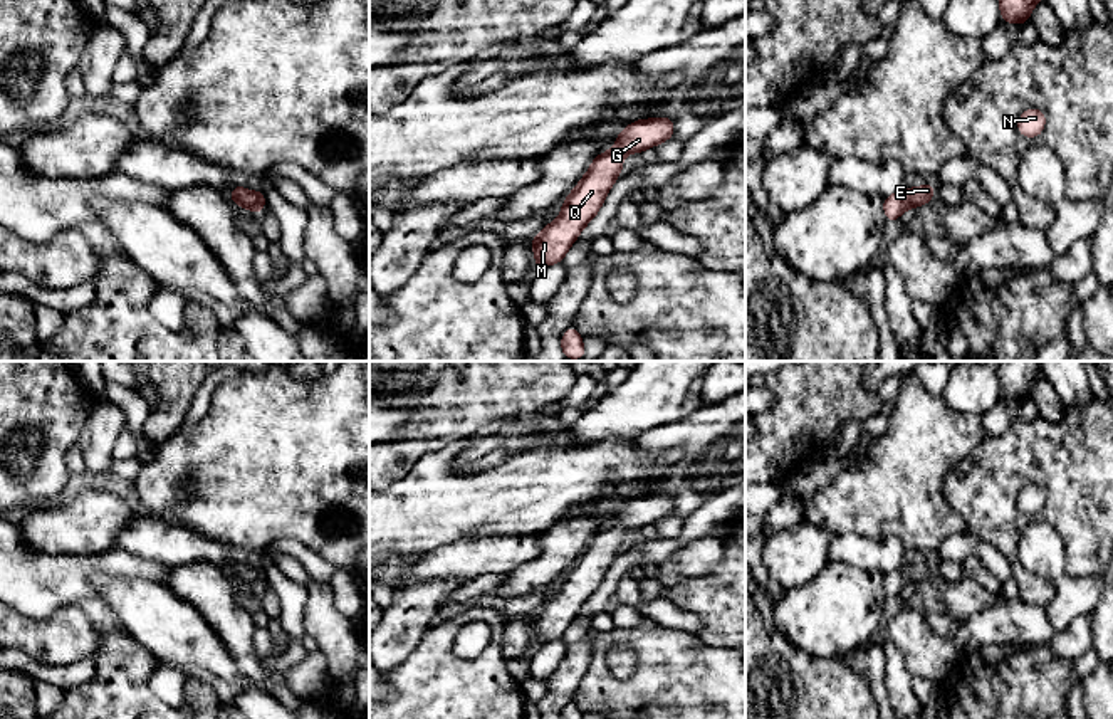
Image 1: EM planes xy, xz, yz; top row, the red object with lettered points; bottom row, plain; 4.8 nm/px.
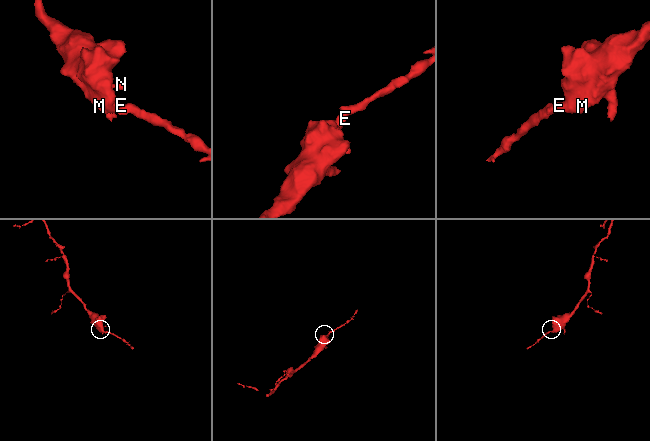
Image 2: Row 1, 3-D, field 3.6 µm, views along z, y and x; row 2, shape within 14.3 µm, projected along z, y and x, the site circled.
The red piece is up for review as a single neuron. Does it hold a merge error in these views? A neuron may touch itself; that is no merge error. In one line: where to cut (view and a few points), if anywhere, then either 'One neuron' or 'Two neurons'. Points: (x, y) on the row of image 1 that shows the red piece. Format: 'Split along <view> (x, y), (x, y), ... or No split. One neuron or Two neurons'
No split. One neuron

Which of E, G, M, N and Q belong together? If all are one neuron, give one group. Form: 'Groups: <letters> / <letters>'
Groups: E G M N Q

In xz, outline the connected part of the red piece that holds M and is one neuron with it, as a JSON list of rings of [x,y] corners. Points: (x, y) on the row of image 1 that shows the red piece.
[[[671,118],[636,119],[618,136],[616,144],[599,153],[576,188],[564,198],[561,215],[546,225],[532,240],[536,272],[562,262],[581,230],[598,215],[609,188],[623,170],[623,158],[641,153],[673,138]]]

